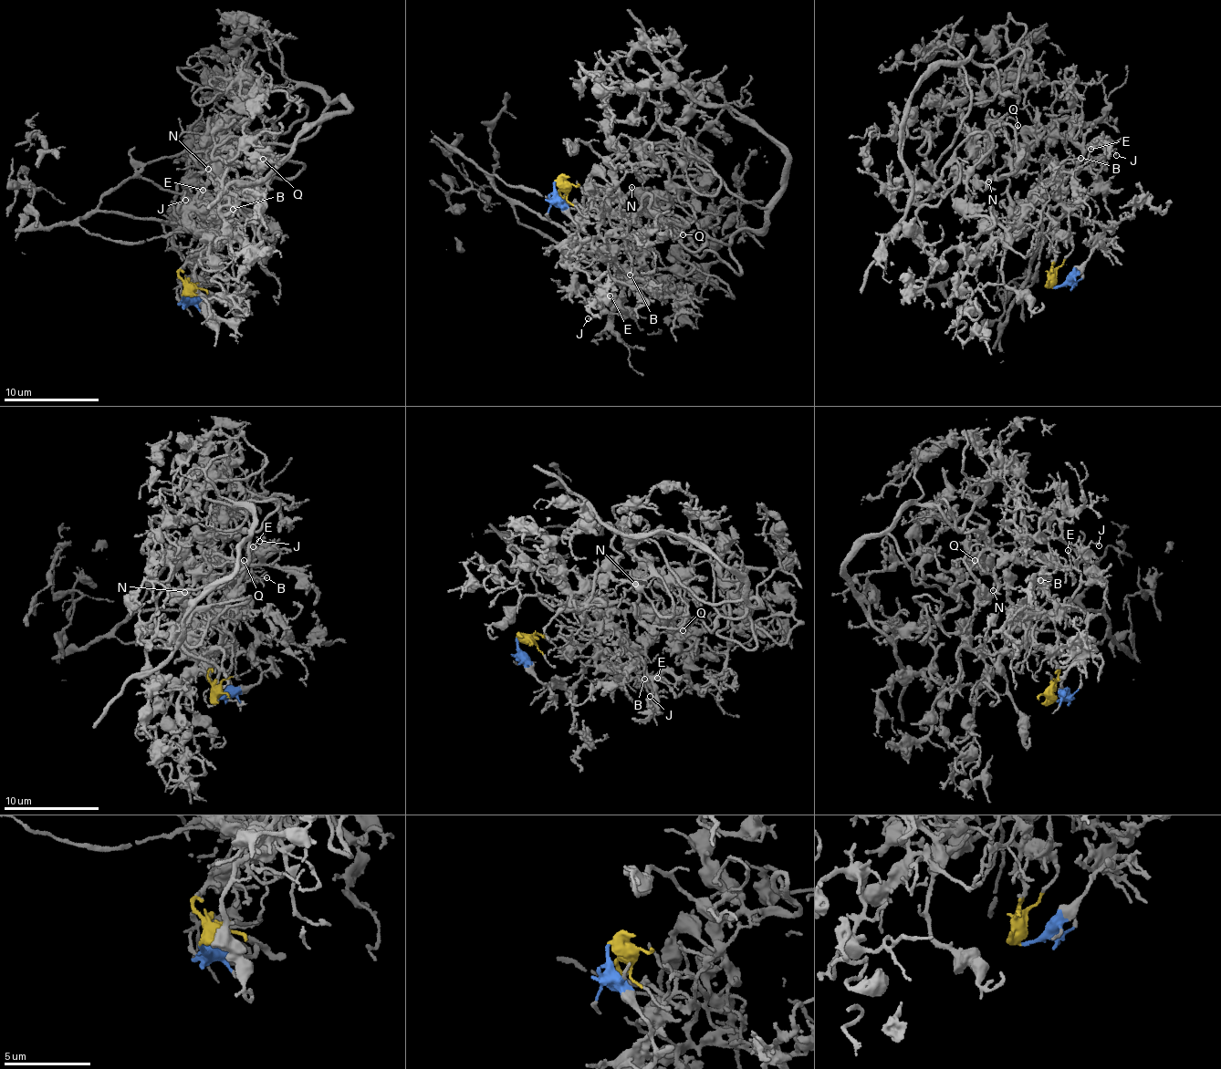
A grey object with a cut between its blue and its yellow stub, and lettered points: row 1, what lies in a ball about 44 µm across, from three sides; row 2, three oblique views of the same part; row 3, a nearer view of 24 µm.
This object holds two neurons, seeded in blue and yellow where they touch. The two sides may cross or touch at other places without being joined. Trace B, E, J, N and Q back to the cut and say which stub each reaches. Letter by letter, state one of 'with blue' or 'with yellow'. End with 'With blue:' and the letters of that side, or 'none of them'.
B: with yellow
E: with blue
J: with blue
N: with yellow
Q: with yellow
With blue: E, J

